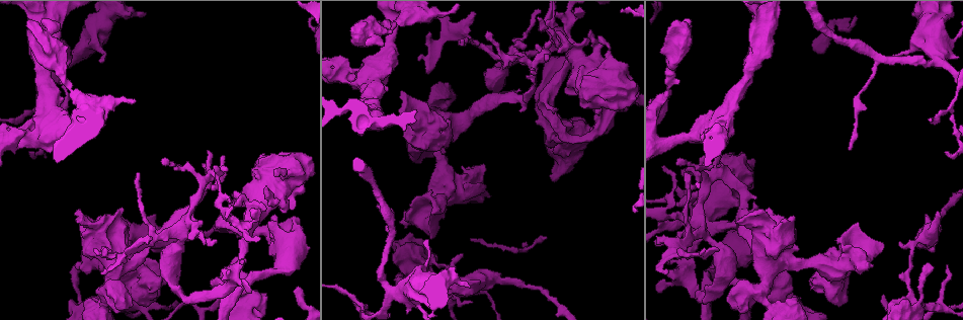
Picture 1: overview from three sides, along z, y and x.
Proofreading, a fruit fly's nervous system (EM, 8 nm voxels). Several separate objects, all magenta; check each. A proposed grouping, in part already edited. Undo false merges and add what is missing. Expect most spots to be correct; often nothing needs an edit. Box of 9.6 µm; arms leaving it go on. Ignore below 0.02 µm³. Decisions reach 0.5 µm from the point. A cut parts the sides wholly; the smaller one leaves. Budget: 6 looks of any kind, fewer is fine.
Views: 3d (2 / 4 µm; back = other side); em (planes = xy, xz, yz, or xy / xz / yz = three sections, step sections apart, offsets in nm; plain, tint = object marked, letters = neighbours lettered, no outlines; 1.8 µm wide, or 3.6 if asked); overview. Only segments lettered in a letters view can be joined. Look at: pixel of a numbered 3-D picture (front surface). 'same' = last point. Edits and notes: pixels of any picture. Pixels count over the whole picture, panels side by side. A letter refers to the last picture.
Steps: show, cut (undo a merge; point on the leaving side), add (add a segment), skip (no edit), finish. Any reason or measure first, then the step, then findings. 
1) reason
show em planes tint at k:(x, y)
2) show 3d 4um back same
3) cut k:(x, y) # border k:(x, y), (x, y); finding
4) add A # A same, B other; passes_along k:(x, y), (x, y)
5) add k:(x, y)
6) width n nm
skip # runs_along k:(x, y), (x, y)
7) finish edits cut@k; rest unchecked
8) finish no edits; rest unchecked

abrupt turn
show em 3.6um yz step 16 letters at 1:(361, 71)

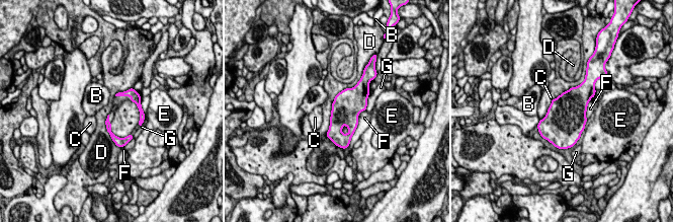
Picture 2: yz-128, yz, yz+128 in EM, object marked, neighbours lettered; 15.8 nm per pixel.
skip # B other, C other, D other, E other, F other, G other; runs_along 2:(107, 119), (109, 132), (122, 139); all the same cell

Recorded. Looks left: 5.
thin end
show em planes letters at 1:(538, 18)

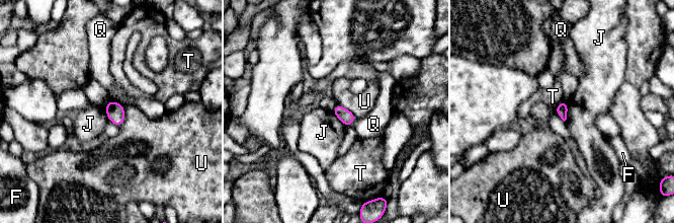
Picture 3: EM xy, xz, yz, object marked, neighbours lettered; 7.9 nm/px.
skip # F other, J other, Q other, T other, U other; border 3:(567, 102), (567, 118), (564, 121); no lettered segment goes on from it

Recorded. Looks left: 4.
three arms meet
show em yz step 8 tint at 1:(391, 293)

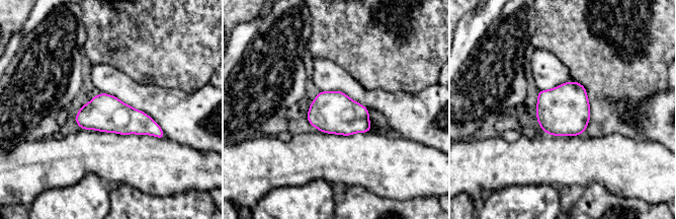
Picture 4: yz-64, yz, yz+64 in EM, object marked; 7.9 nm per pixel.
show em planes letters same

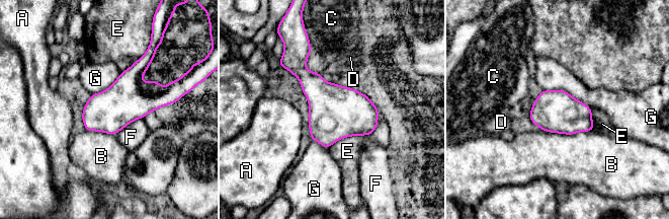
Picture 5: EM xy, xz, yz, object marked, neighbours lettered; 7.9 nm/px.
skip # A other, B other, C other, D other, E other, F other, G other; border 5:(542, 89), (564, 89), (591, 107); continuous, no second cell

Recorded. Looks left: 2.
finish no edits; rest unchecked

